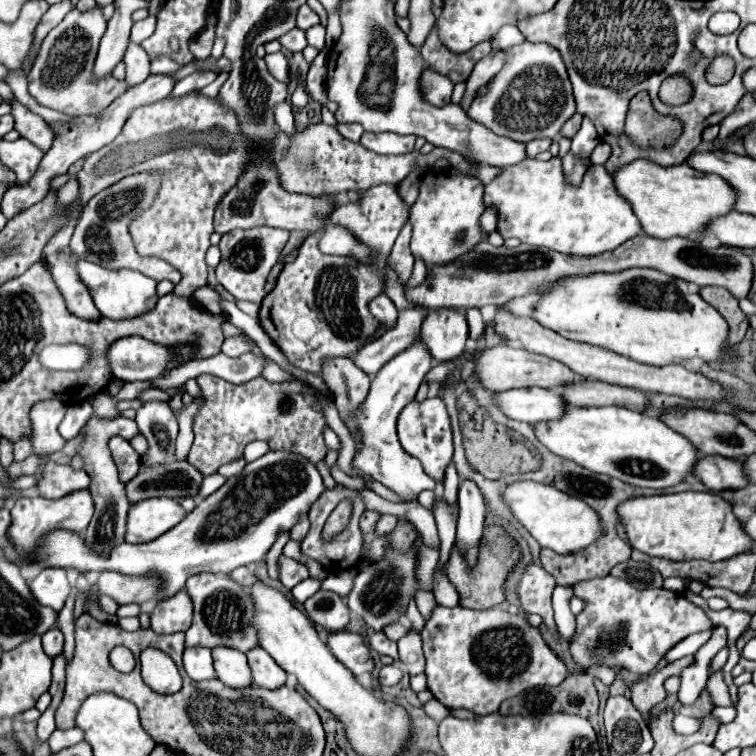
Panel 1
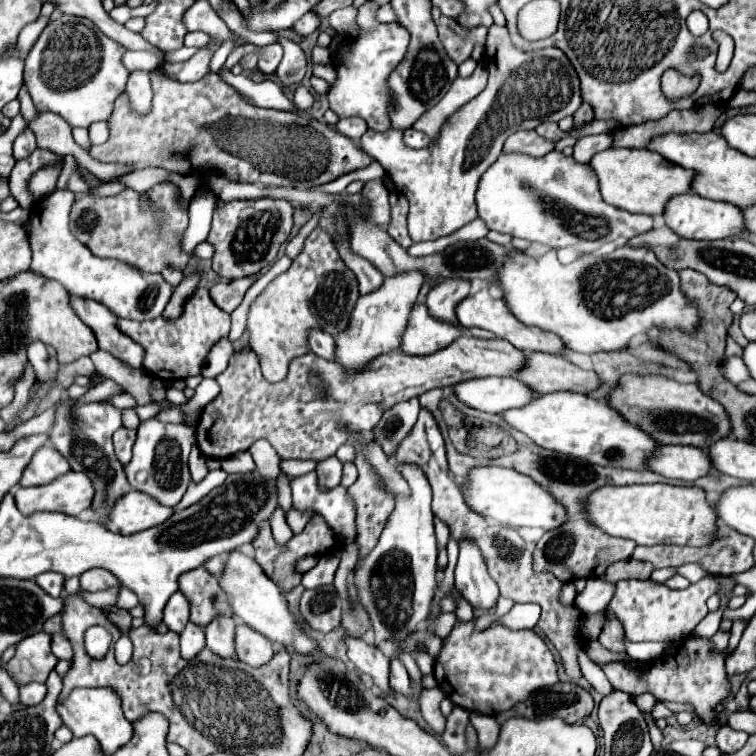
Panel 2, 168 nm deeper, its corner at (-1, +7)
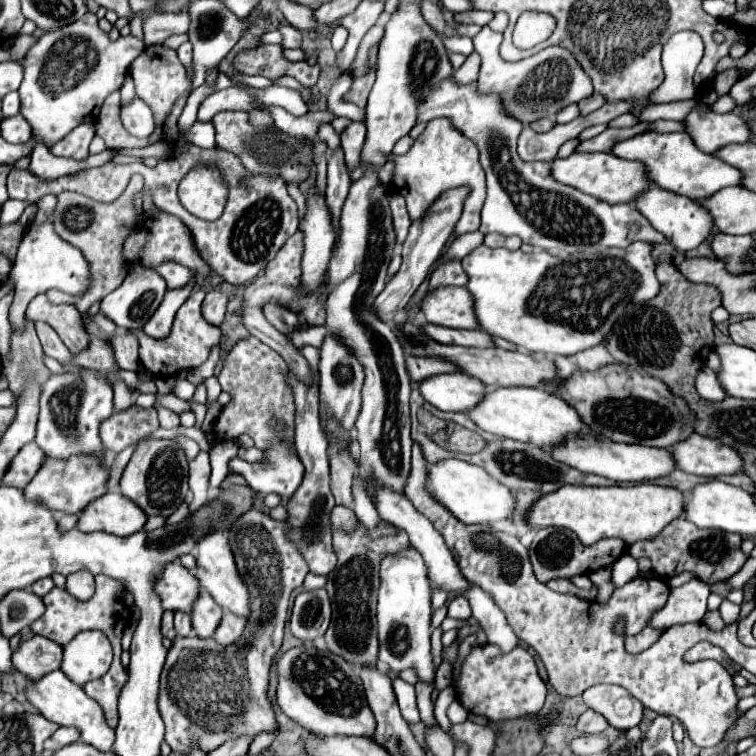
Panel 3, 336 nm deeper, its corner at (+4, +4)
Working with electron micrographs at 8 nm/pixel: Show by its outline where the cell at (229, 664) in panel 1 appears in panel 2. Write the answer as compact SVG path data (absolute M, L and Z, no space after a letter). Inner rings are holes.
M215 616L205 626L205 638L207 646L217 652L221 658L237 656L233 648L233 636L235 636L235 618L233 616Z

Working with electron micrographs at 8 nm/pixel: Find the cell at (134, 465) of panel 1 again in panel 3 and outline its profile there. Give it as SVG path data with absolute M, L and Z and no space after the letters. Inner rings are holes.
M132 405L128 411L114 413L100 425L100 439L108 453L120 453L122 449L154 433L158 427L160 423L154 409Z

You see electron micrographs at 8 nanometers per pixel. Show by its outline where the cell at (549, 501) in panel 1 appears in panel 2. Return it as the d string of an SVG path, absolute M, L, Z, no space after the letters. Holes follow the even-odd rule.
M501 466L471 468L467 474L463 498L473 512L489 516L501 524L509 524L513 528L553 530L559 528L567 516L565 508L553 496L549 496L549 492L545 492L539 484L535 484L529 476L523 476L521 472Z

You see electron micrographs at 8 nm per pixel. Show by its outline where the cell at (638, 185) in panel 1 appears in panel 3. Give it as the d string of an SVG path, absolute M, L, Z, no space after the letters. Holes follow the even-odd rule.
M572 153L568 159L554 159L552 175L556 181L576 187L582 193L588 193L606 203L634 203L640 193L648 191L652 183L644 179L644 167L640 163L632 163L628 159L616 159L612 153Z

